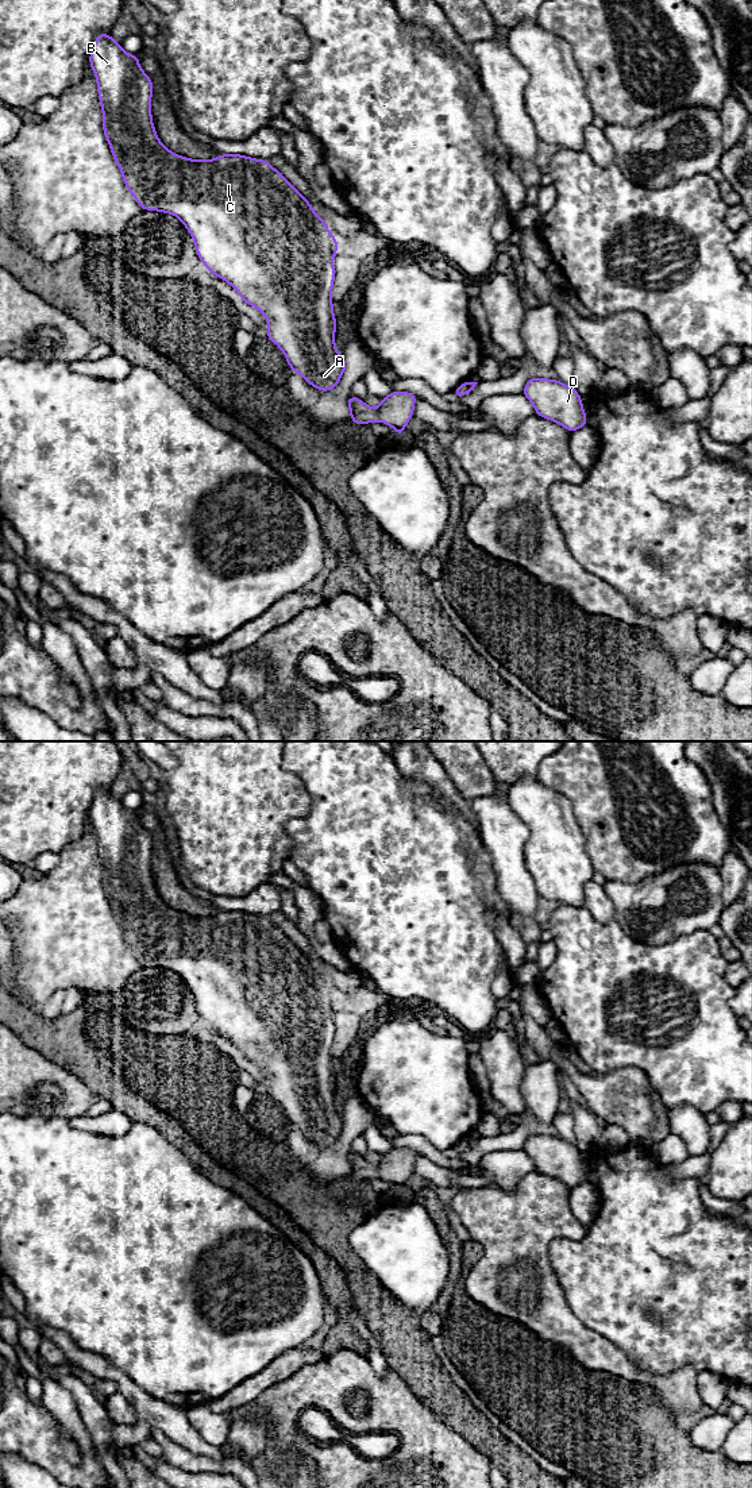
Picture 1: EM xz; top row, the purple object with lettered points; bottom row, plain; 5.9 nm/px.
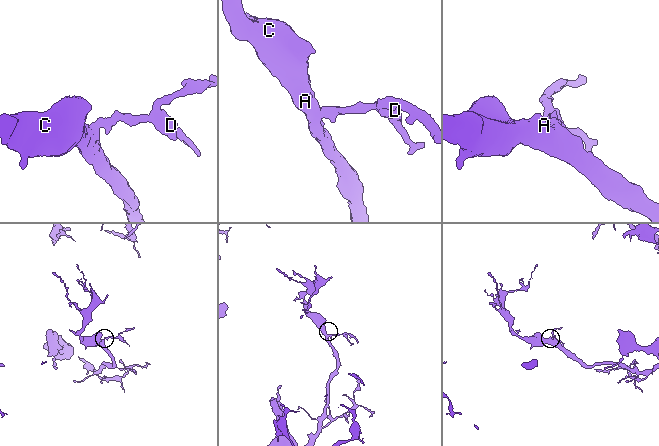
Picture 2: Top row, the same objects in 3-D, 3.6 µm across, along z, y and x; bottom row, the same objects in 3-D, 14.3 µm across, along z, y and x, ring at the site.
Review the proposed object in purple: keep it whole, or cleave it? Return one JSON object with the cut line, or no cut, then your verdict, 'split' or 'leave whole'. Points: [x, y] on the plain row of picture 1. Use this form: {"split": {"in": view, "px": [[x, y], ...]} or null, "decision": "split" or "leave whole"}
{"split": null, "decision": "leave whole"}

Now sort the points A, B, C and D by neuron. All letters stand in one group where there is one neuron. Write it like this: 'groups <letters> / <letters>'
groups A B C D

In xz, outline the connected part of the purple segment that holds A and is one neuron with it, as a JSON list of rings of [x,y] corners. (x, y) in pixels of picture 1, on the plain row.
[[[111,790],[96,793],[89,821],[97,836],[103,887],[124,941],[143,967],[159,967],[178,974],[194,997],[201,1019],[228,1038],[240,1055],[267,1076],[265,1091],[284,1109],[289,1125],[320,1148],[339,1141],[347,1117],[335,1102],[336,1073],[331,1048],[335,1038],[333,1014],[339,998],[311,959],[267,917],[242,910],[220,910],[215,915],[189,915],[171,909],[159,897],[151,872],[153,836],[142,826],[139,812],[127,810]]]

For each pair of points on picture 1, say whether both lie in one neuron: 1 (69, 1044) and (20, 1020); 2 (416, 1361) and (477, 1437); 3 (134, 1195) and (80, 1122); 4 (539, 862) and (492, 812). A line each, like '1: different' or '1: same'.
1: same
2: same
3: different
4: different

